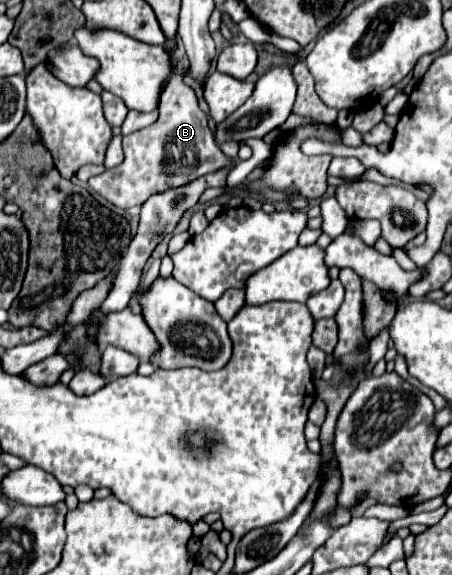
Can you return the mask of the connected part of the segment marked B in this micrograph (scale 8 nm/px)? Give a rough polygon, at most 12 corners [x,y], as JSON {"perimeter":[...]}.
{"perimeter":[[186,57],[157,122],[123,136],[123,162],[87,180],[117,208],[239,158],[221,152]]}

